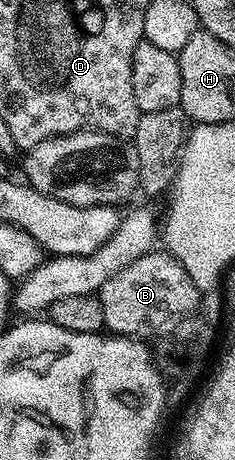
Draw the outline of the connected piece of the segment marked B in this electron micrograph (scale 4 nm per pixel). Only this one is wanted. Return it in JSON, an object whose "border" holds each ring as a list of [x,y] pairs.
{"border":[[[167,252],[143,254],[134,264],[114,272],[98,292],[102,304],[104,330],[121,338],[144,340],[168,321],[183,319],[191,315],[199,304],[202,291],[190,280],[186,268],[176,257]]]}

